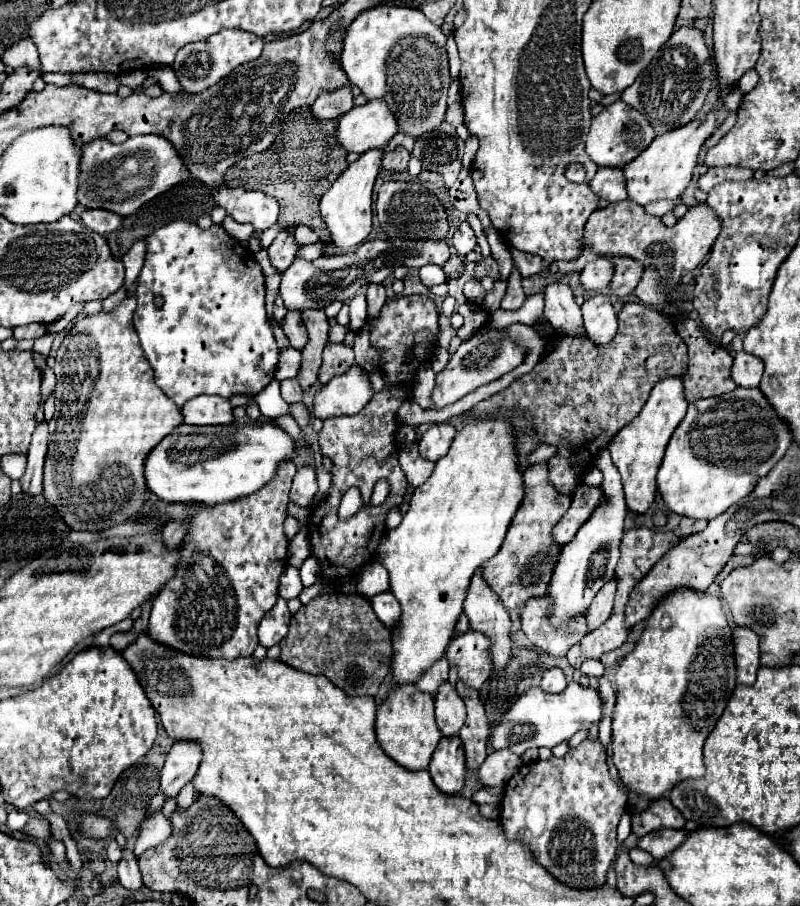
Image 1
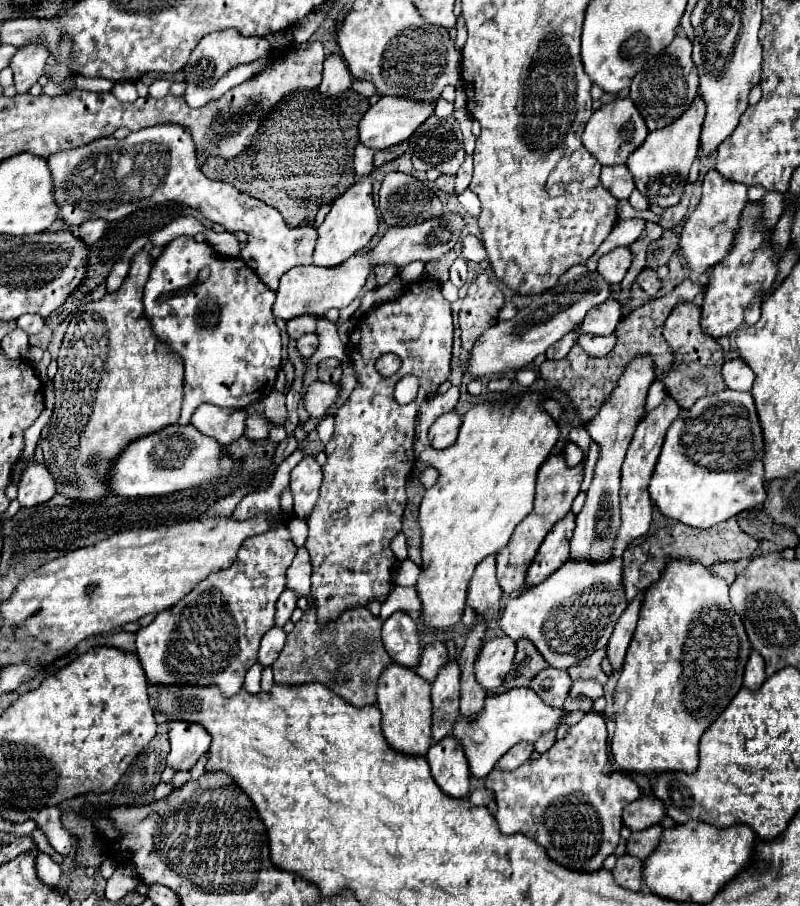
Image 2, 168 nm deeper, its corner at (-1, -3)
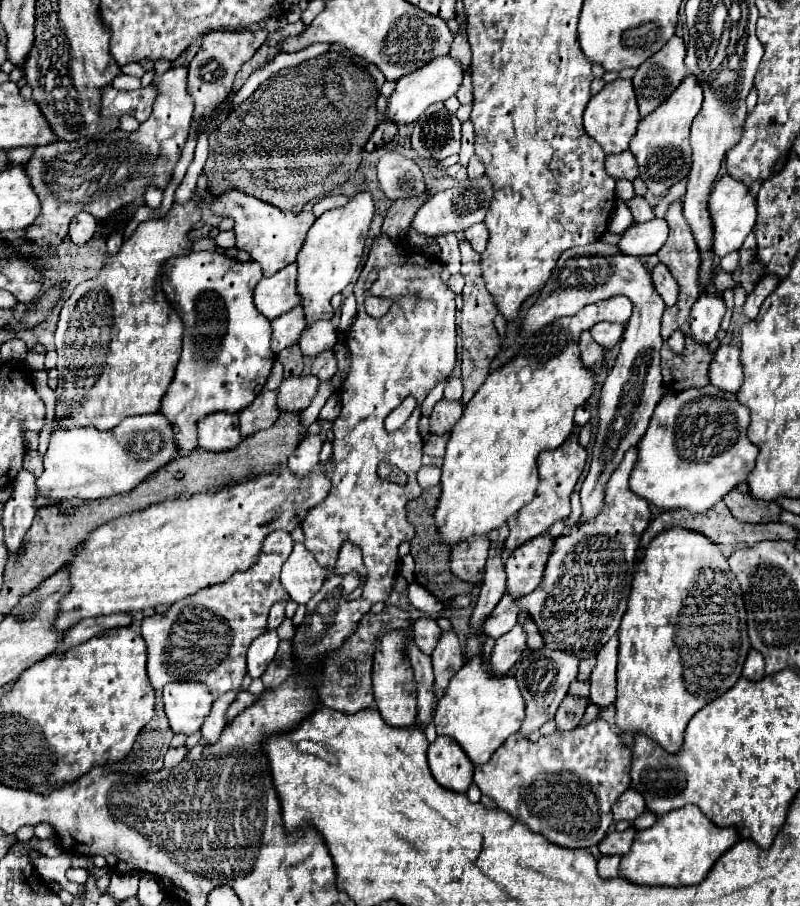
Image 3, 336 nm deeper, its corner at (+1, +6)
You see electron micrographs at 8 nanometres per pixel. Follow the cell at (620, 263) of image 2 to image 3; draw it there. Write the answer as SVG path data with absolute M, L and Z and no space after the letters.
M651 219L647 223L633 225L625 231L623 239L619 241L619 249L625 255L633 255L643 259L645 255L653 255L661 249L669 235L669 227L665 219Z

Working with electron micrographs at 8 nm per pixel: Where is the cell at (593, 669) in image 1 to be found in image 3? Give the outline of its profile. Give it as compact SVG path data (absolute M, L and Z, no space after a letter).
M567 695L555 715L555 723L557 723L557 729L559 731L569 731L569 729L575 729L587 709L587 697L571 697Z

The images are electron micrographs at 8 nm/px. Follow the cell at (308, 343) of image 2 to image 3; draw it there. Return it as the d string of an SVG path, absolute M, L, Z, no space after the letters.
M317 321L313 327L303 331L299 339L299 347L303 355L319 355L327 349L333 349L337 343L337 329L333 327L331 321Z

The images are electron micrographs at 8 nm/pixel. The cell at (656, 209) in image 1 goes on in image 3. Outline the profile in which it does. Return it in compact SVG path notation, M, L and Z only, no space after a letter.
M617 201L615 211L613 211L613 215L611 215L611 221L609 221L611 233L623 233L625 229L629 229L631 221L633 221L633 215L631 215L631 211L627 209L627 205L625 205L623 201Z

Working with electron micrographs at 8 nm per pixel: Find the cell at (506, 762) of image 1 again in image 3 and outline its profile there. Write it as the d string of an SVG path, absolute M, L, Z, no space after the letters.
M549 647L525 649L521 659L517 661L515 669L517 671L515 671L513 677L517 679L517 685L521 689L525 705L527 705L527 717L525 717L519 733L529 735L531 731L539 729L543 723L547 723L555 717L557 707L563 701L563 697L567 695L571 681L577 679L579 659L573 657L573 655L567 655L565 651L557 651L557 649L549 649Z

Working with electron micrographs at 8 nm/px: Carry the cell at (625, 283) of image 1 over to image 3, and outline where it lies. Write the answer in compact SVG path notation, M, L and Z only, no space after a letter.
M659 263L651 273L653 273L655 289L657 289L657 293L663 297L665 305L667 305L667 307L675 305L675 303L677 303L677 295L679 295L679 287L677 287L677 281L673 279L671 271L669 271L663 263Z

